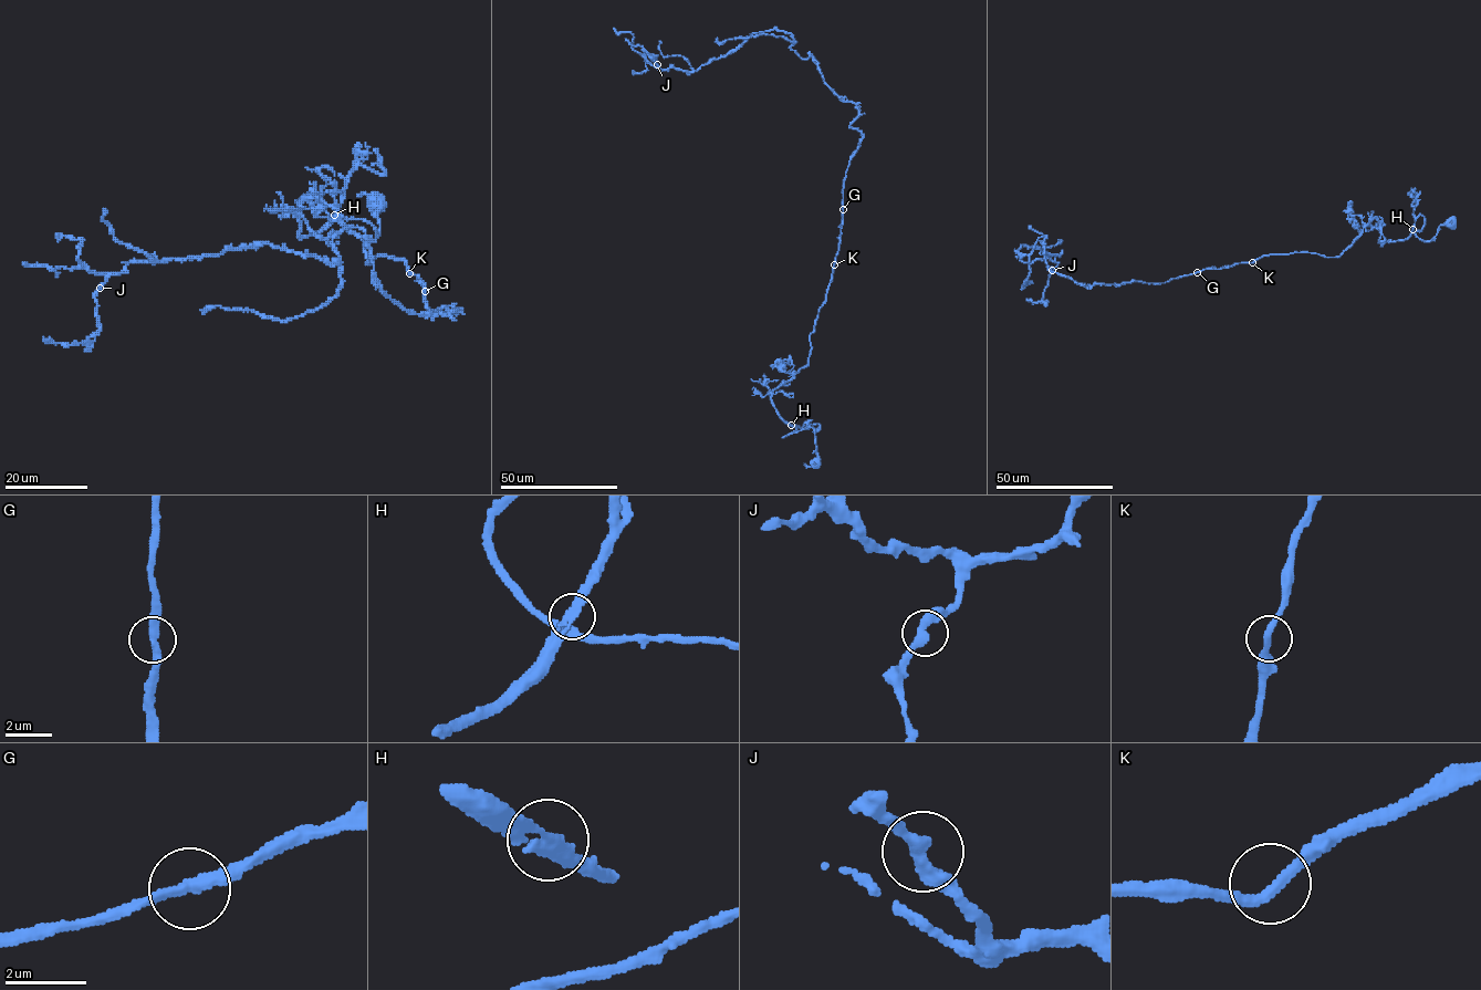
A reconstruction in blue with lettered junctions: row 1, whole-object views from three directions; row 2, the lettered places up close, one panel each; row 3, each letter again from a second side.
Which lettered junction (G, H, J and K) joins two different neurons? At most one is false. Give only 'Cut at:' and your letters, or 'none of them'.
Cut at: none of them

